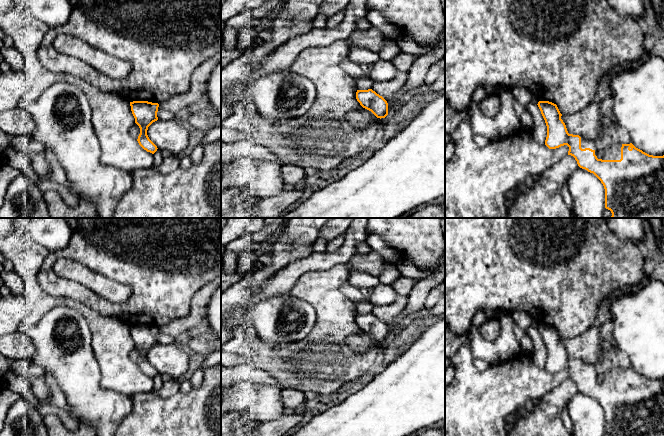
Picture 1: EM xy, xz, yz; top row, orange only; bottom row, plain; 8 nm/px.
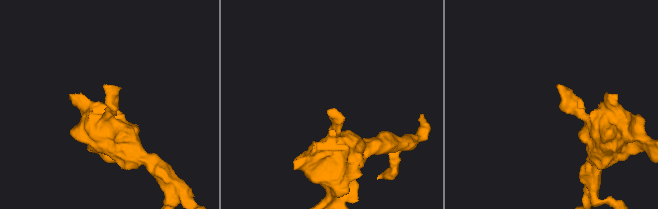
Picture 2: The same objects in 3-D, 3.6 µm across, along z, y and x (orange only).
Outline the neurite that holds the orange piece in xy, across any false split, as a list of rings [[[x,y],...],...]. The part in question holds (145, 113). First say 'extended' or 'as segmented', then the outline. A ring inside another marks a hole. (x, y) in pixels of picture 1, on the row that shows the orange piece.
as segmented; [[[133,101],[130,102],[130,106],[135,123],[140,128],[140,134],[137,139],[138,143],[144,150],[154,154],[158,148],[149,139],[147,130],[153,122],[158,120],[157,112],[159,104],[148,101]]]

